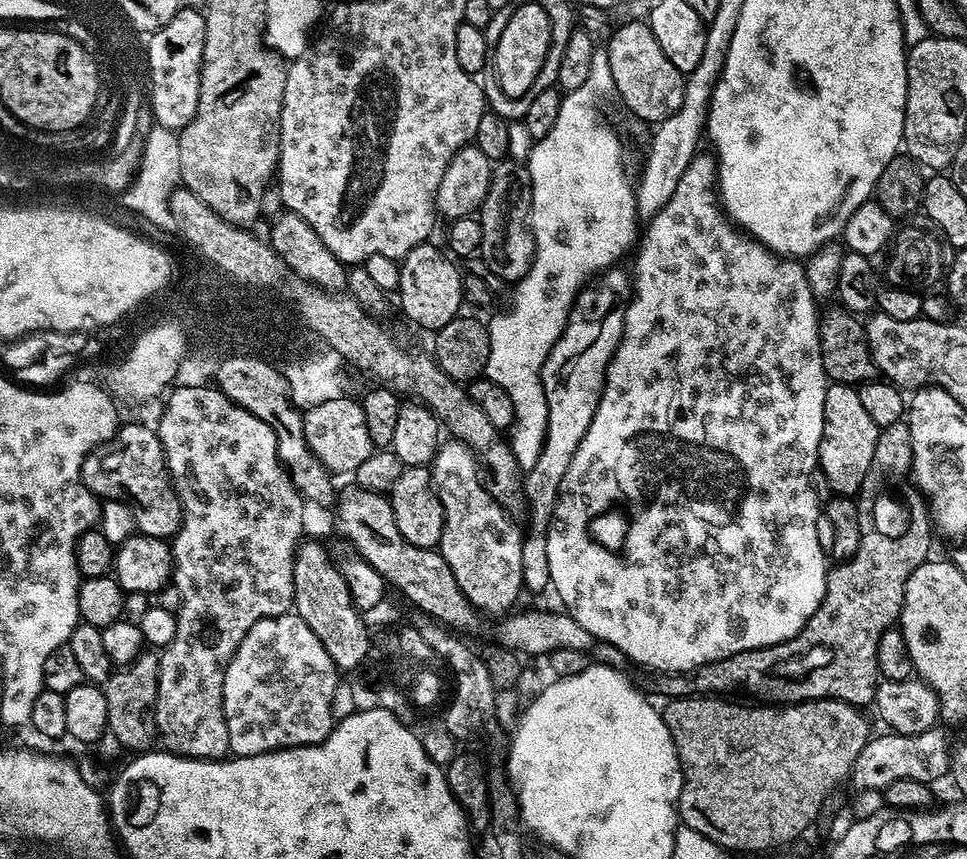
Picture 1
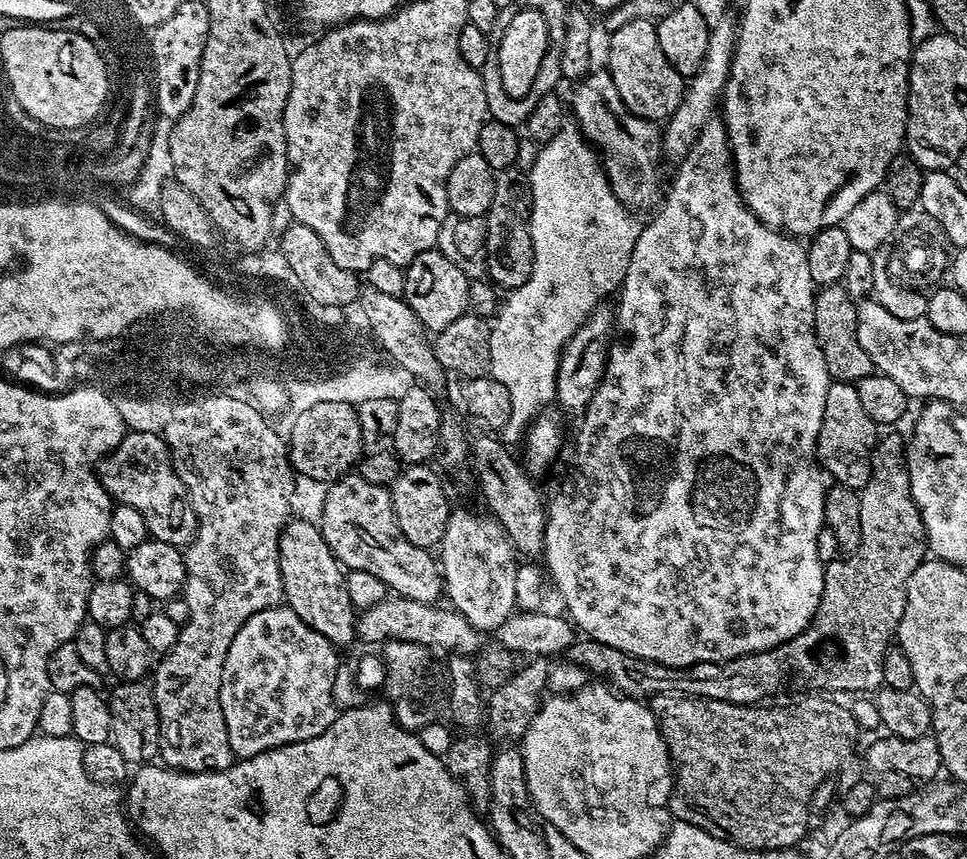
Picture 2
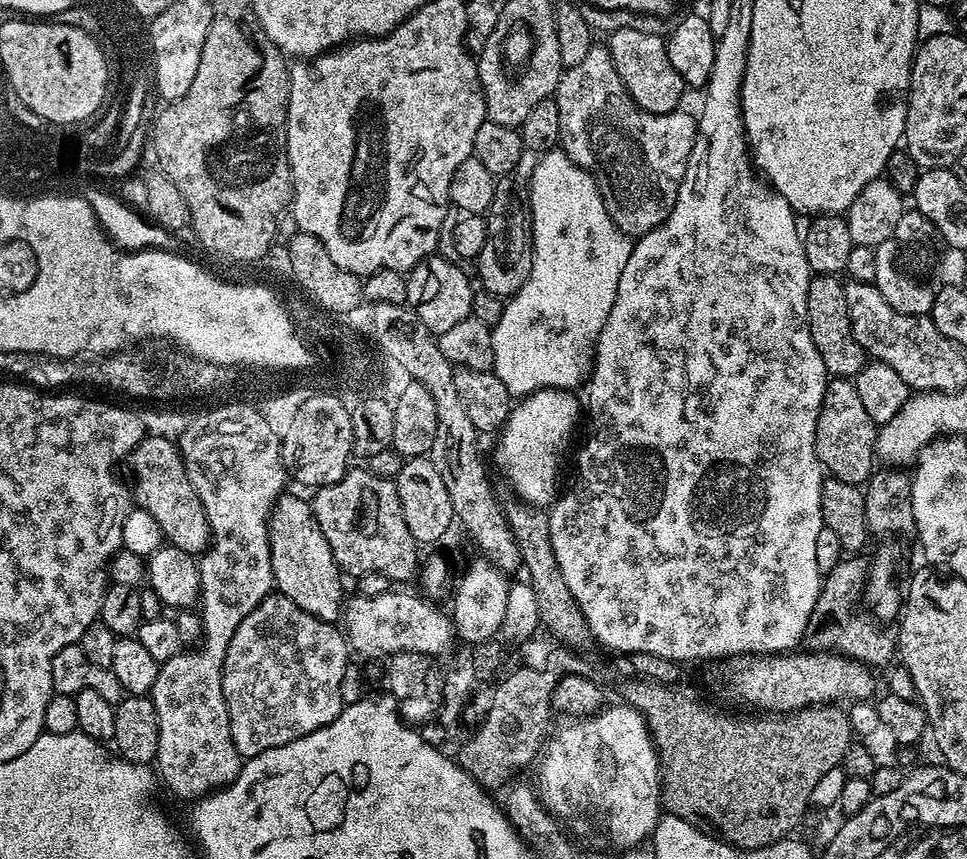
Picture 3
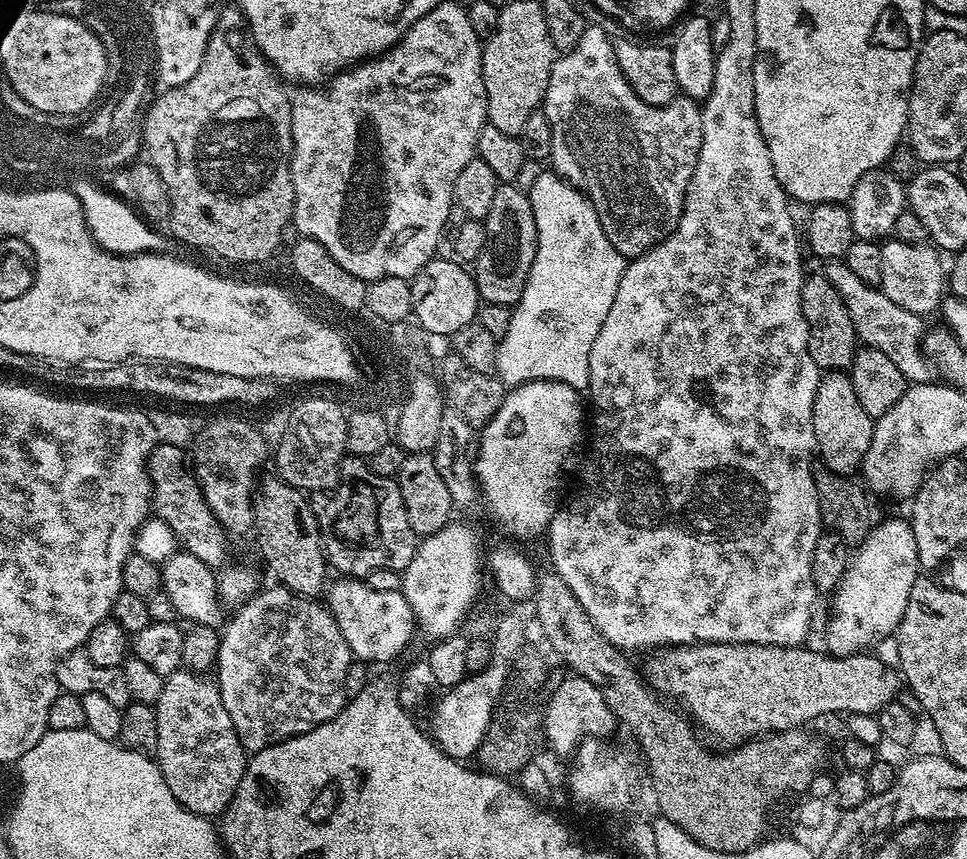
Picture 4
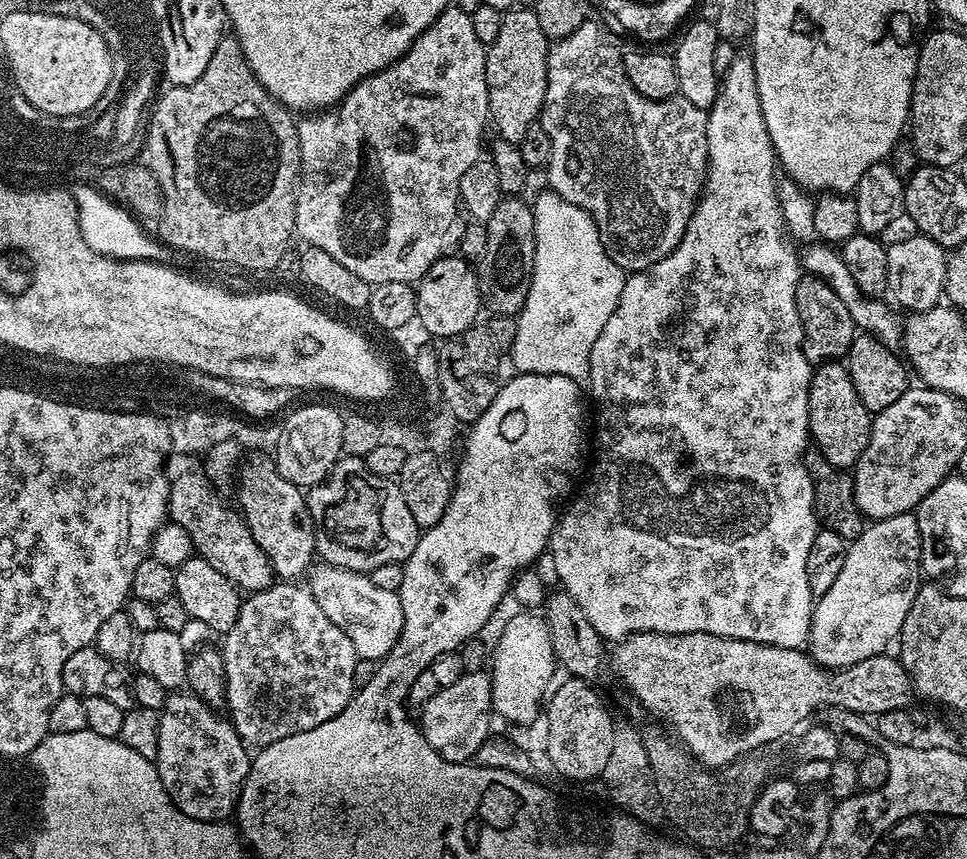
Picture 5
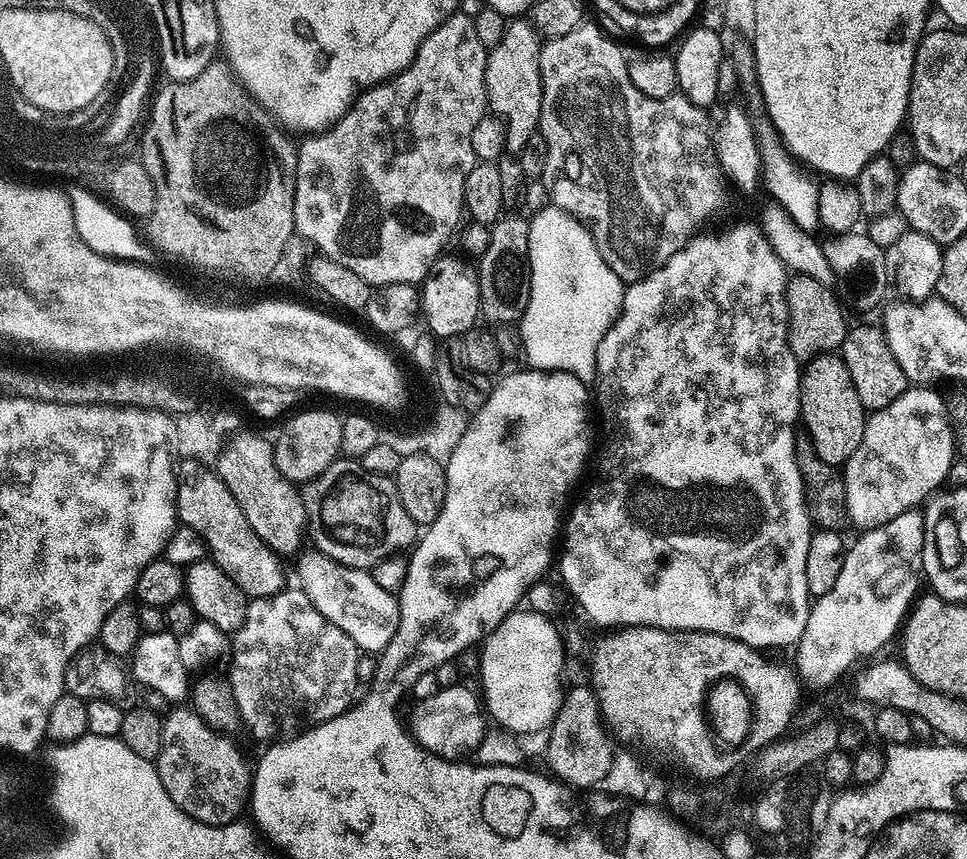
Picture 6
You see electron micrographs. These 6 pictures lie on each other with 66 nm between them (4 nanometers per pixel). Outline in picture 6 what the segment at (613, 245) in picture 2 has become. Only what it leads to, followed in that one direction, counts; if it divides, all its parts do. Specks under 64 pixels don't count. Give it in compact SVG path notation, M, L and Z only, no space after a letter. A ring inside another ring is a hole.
M549 206L540 211L528 220L528 257L530 258L530 302L526 306L524 316L518 322L521 334L521 340L524 343L523 359L528 359L533 369L541 372L569 372L574 378L578 378L584 384L591 385L596 378L596 359L598 358L598 350L604 335L612 329L612 324L620 316L620 307L624 301L624 281L618 278L618 274L614 274L614 270L610 270L610 266L606 266L606 262L602 258L602 254L598 250L598 246L592 241L592 236L588 229L575 220L570 214L566 214L560 208Z

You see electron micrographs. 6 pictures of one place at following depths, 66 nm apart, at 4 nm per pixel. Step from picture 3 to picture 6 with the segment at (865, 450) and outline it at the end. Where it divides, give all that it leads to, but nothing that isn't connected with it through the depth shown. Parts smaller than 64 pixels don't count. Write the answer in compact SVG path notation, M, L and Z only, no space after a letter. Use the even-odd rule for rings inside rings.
M824 352L803 365L800 378L800 420L803 431L814 442L822 462L842 466L858 450L864 433L866 410L854 390L854 378L836 352Z

